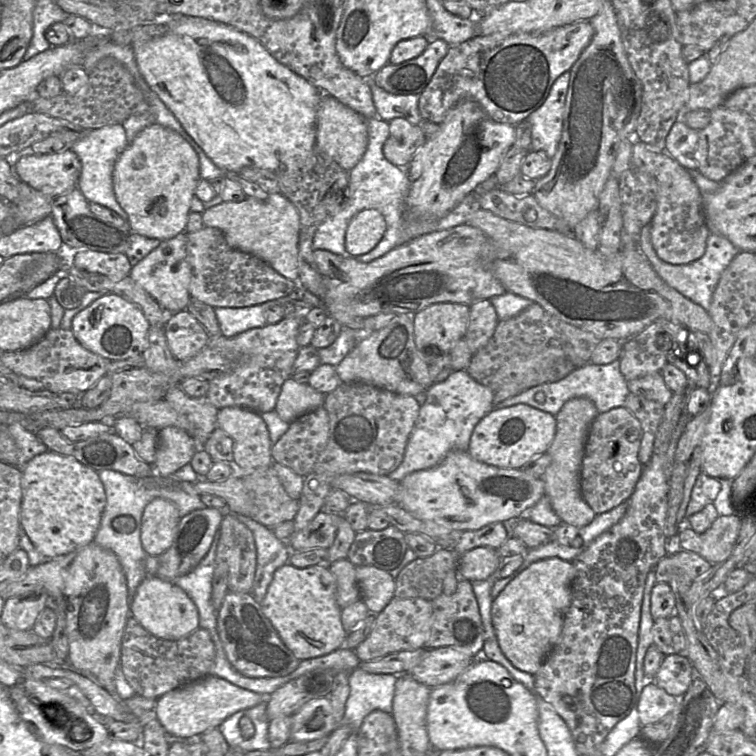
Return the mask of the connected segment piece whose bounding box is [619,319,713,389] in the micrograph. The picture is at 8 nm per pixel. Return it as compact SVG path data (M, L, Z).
M658 319L630 339L621 341L619 362L620 371L625 380L628 382L661 372L665 364L671 363L684 372L692 386L711 389L713 380L710 376L709 366L696 345L696 339L690 333L688 328L680 324L666 319Z

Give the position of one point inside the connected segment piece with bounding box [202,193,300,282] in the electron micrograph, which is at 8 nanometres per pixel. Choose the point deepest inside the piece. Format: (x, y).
(268, 229)

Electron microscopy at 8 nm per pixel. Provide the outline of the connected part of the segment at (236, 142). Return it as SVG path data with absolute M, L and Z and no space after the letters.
M177 16L170 17L165 34L139 45L134 45L132 48L138 69L147 84L180 122L186 133L204 151L212 162L227 175L238 175L242 168L249 166L273 172L277 172L278 170L298 170L315 150L317 111L322 95L324 94L305 78L277 61L258 40L248 34L209 19Z

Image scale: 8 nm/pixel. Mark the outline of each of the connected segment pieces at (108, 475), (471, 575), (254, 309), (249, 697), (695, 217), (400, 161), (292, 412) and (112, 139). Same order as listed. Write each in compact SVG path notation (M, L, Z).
M102 470L98 475L105 489L106 505L94 543L111 550L117 556L126 578L130 608L138 586L148 577L145 566L148 554L144 551L140 538L142 515L147 504L155 498L167 499L176 506L181 518L206 506L200 500L201 495L186 493L176 483L172 483L171 478L161 478L157 474L138 478L113 470Z
M478 547L459 555L459 577L469 582L489 578L500 566L501 557L497 550L489 547Z
M292 293L273 301L248 307L214 308L220 327L220 335L224 336L225 338L233 338L247 330L263 327L267 325L265 312L273 305L283 306L288 301L296 302L296 294Z
M208 675L167 692L157 699L154 710L156 719L172 739L193 740L207 730L219 727L226 718L237 711L268 702L269 696L240 688L223 678Z
M633 138L632 168L651 174L657 181L657 208L650 222L651 242L657 256L670 264L682 265L703 256L710 230L703 207L703 195L689 171L664 151L655 151Z
M395 118L388 124L389 136L383 146L384 156L395 166L407 167L414 154L426 142L427 136L423 133L420 125L413 125L405 118Z
M288 378L282 385L274 411L285 422L291 423L298 417L324 405L325 395L306 383Z
M114 124L88 130L81 139L71 146L71 150L81 162L81 173L77 187L83 196L89 203L93 202L113 210L125 221L128 221L128 215L116 200L113 191L112 174L115 162L128 144L124 127L121 124Z

